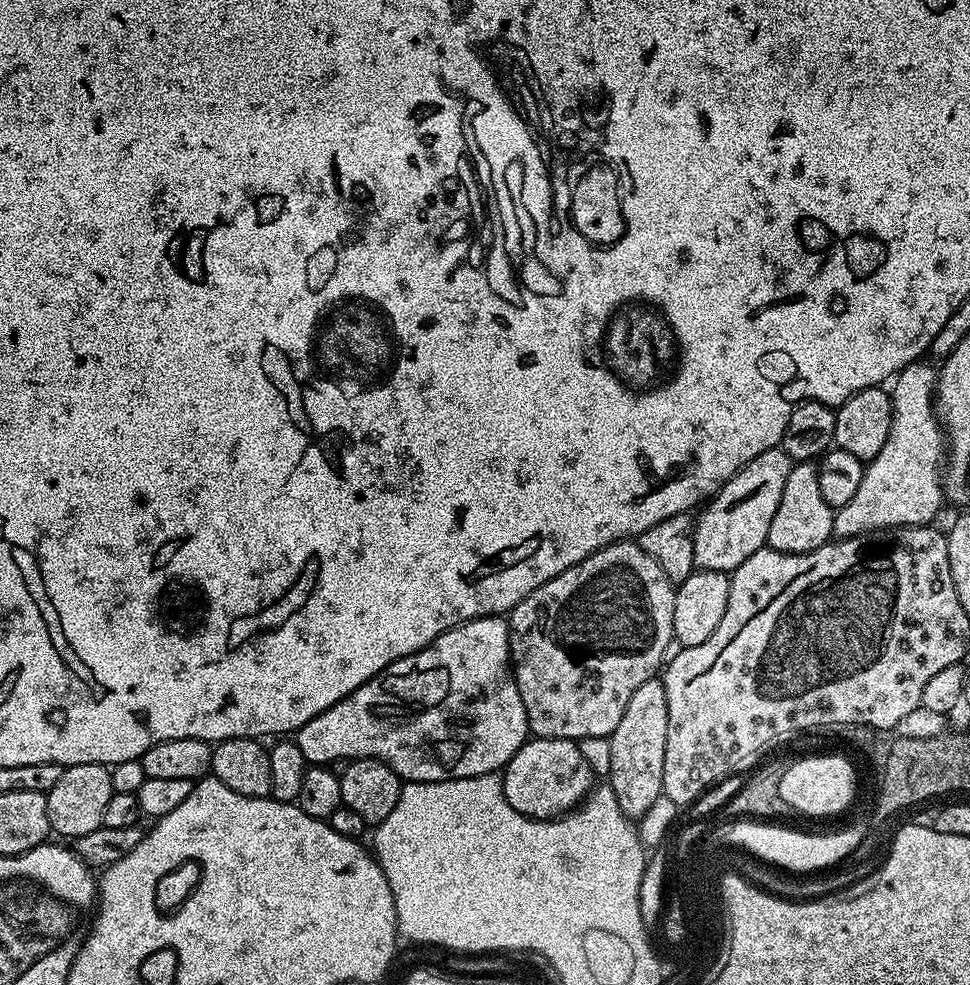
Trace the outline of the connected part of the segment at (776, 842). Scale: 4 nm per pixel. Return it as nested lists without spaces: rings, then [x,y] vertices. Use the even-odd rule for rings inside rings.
[[[860,820],[844,830],[833,830],[830,834],[812,835],[802,831],[794,831],[787,825],[762,822],[758,828],[758,836],[752,842],[742,842],[742,846],[752,848],[754,852],[770,858],[771,867],[784,868],[792,874],[814,874],[816,870],[828,868],[848,857],[866,838],[867,824]]]

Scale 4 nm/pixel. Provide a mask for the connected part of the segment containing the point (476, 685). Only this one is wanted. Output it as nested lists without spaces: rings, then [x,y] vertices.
[[[483,616],[477,620],[467,620],[464,624],[451,628],[449,632],[443,632],[428,647],[410,654],[406,658],[396,660],[390,666],[383,668],[378,675],[370,678],[358,690],[354,690],[346,698],[339,700],[330,710],[310,718],[310,722],[303,724],[298,730],[298,743],[302,754],[312,766],[326,766],[334,758],[346,758],[347,760],[382,760],[394,762],[396,773],[401,781],[415,782],[442,782],[443,780],[457,780],[458,778],[474,778],[491,772],[499,773],[508,765],[510,758],[518,754],[518,750],[529,739],[528,719],[526,718],[526,706],[522,706],[522,694],[518,694],[518,686],[514,669],[510,663],[510,642],[508,641],[508,621],[504,616]]]

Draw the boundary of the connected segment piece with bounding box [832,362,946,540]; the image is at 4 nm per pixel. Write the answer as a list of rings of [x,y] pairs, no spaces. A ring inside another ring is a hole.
[[[917,362],[915,364],[908,364],[902,371],[897,372],[891,381],[892,421],[890,422],[890,434],[886,434],[886,446],[882,446],[882,450],[878,450],[878,454],[874,459],[867,461],[864,473],[862,474],[862,482],[858,485],[858,491],[855,492],[854,498],[850,498],[850,502],[846,502],[846,506],[835,509],[832,517],[833,537],[845,540],[851,536],[864,536],[868,532],[878,532],[881,528],[905,528],[906,526],[918,526],[919,524],[928,526],[935,521],[932,519],[939,514],[940,507],[945,507],[946,501],[944,499],[944,485],[942,483],[942,461],[946,456],[946,437],[944,435],[944,429],[941,428],[936,415],[936,405],[934,403],[938,372],[935,367],[931,368],[930,365],[924,363],[925,362]]]

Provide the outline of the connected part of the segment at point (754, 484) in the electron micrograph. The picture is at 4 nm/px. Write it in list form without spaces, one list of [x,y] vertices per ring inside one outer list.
[[[783,447],[766,450],[758,454],[758,458],[746,462],[746,466],[703,505],[701,516],[697,515],[694,520],[694,562],[697,569],[731,574],[746,562],[746,558],[750,558],[750,554],[767,545],[770,521],[774,519],[774,510],[778,510],[778,502],[782,502],[782,489],[793,463]]]

